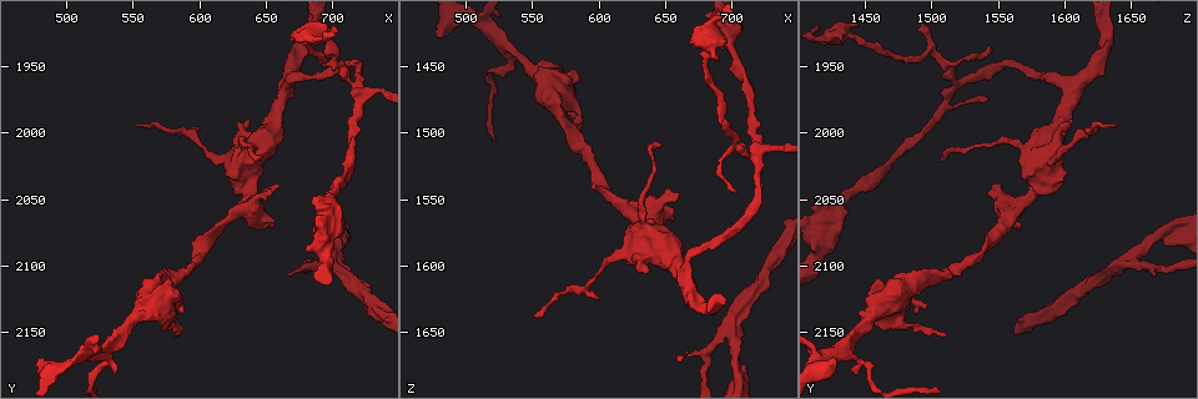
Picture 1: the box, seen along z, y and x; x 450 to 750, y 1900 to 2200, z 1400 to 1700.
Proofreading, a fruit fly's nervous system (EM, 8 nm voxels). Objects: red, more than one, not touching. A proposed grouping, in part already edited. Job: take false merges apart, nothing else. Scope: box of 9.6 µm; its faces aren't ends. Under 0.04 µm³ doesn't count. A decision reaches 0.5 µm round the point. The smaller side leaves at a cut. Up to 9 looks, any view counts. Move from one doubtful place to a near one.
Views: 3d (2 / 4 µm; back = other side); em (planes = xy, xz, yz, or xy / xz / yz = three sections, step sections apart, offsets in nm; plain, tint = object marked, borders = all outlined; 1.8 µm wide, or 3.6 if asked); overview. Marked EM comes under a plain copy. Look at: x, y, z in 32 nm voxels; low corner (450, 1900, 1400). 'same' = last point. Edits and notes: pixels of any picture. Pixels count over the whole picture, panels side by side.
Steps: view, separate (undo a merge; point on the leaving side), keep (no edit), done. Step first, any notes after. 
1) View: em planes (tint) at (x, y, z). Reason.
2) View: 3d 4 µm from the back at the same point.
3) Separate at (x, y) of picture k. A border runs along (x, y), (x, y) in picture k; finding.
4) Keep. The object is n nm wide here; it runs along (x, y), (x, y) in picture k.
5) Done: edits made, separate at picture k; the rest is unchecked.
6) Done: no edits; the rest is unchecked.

View: em 3.6 µm planes (tint) at (700, 2092, 1652). Two arms in line, one across.

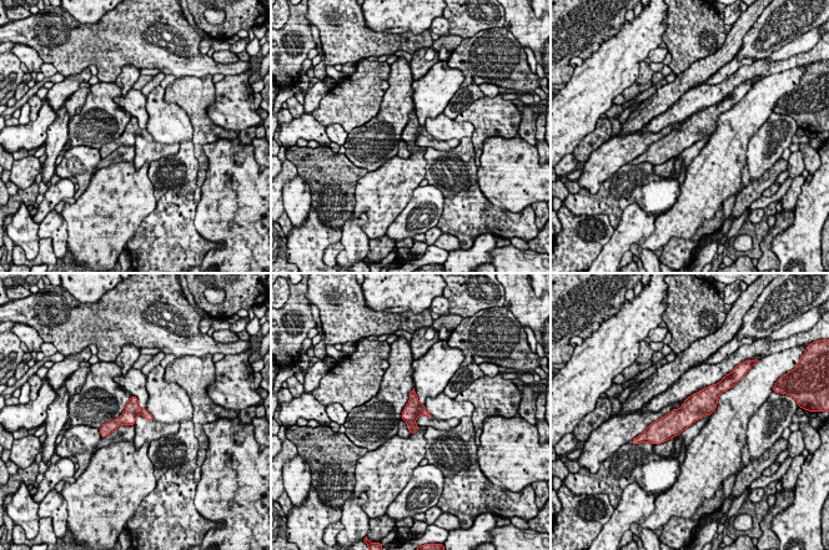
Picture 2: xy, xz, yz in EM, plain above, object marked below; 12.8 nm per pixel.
Keep. The object is 220 nm wide here; one cell here.

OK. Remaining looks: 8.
View: 3d 4 µm at (666, 1964, 1608). Two arms in line, one across.

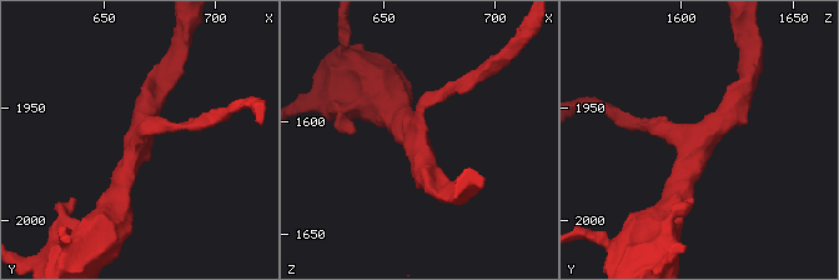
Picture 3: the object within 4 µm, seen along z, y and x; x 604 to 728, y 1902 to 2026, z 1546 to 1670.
View: em 3.6 µm planes (tint) at (666, 1964, 1605). 3 arms meet here; shape alone is not enough.

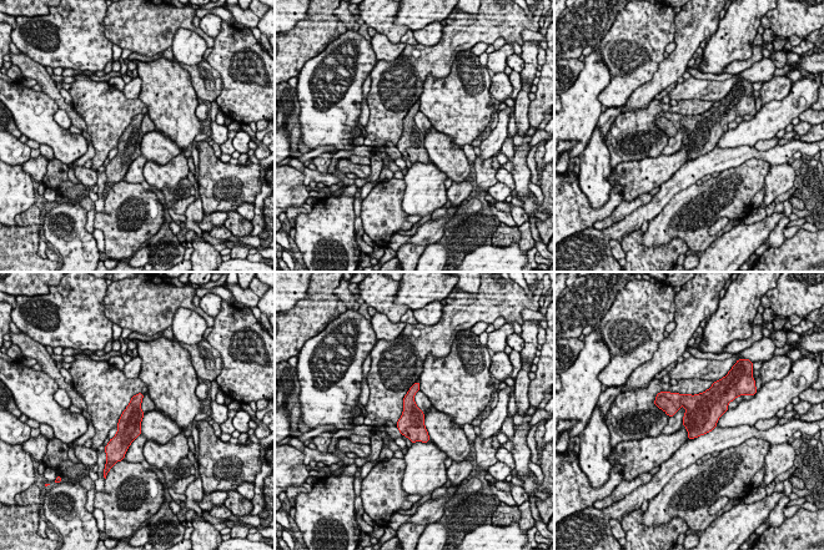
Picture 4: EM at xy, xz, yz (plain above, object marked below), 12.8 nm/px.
Keep. One cell here.

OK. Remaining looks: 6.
View: em xy step 16 (borders) at (638, 2058, 1562). Sharp bend.

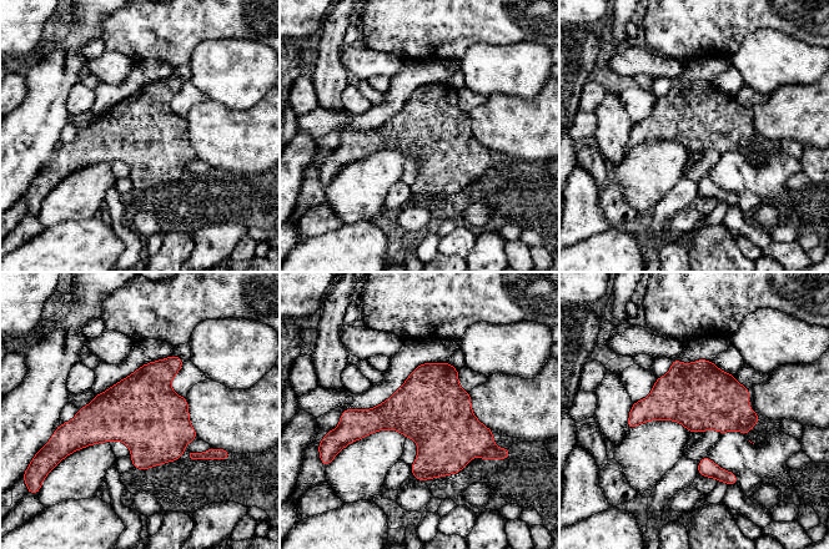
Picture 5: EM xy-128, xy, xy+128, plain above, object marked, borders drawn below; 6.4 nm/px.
Keep. The object is 420 nm wide here; one cell here.

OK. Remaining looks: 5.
View: em xz step 4 (tint) at (700, 1938, 1502). Abrupt turn.

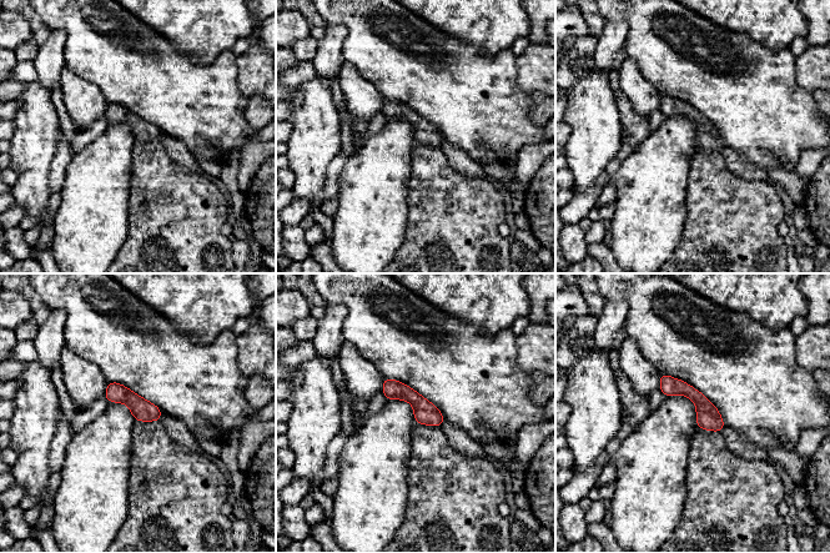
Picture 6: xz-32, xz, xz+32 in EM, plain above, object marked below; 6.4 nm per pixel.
View: em planes (tint) at the same point. Cut it another way.

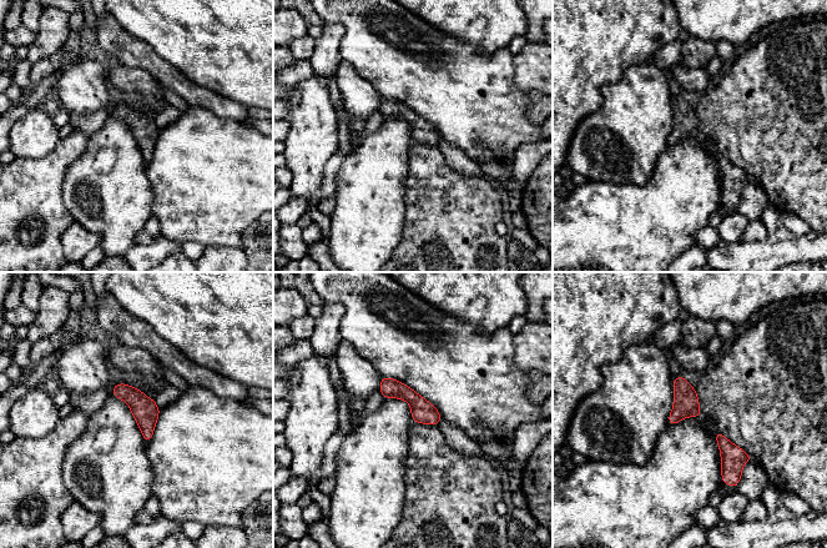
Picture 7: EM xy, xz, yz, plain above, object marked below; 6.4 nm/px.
Keep. It runs along (384, 381), (437, 420) in picture 7; all the same cell.

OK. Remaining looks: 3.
Done: no edits; the rest is unchecked.

